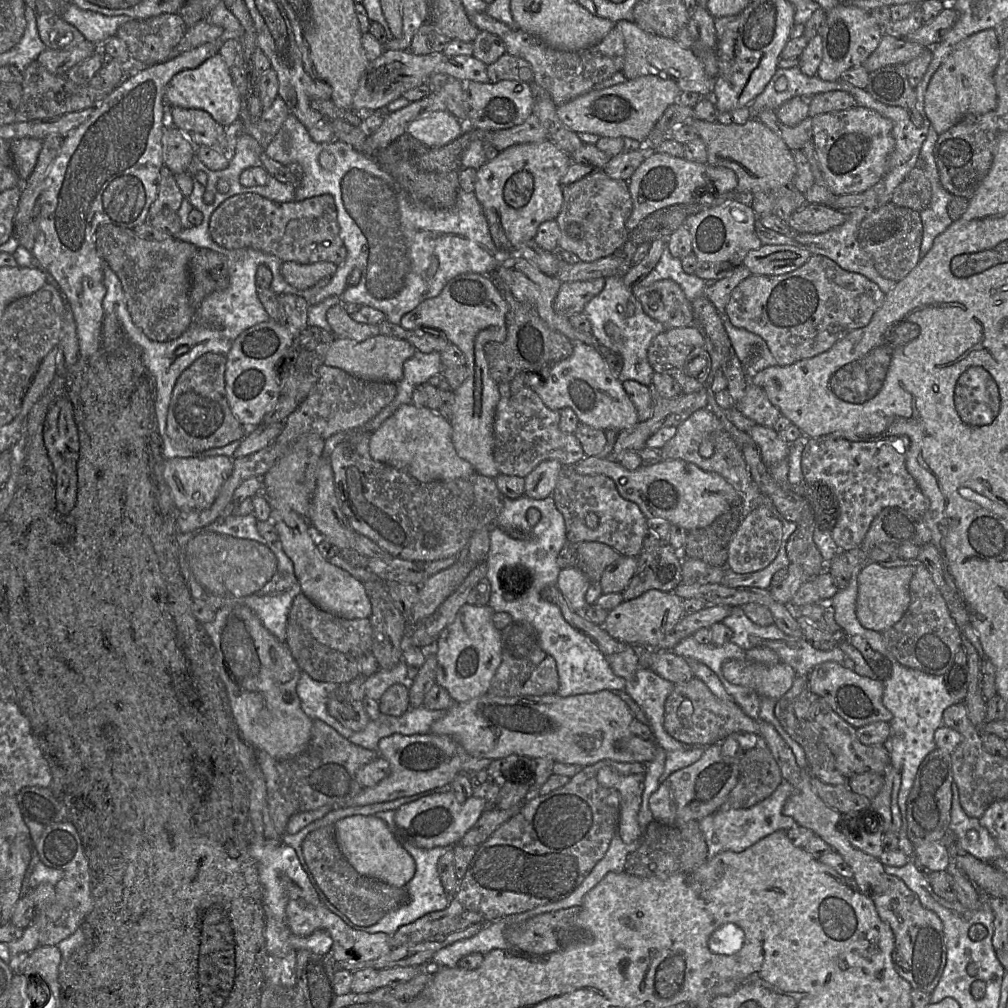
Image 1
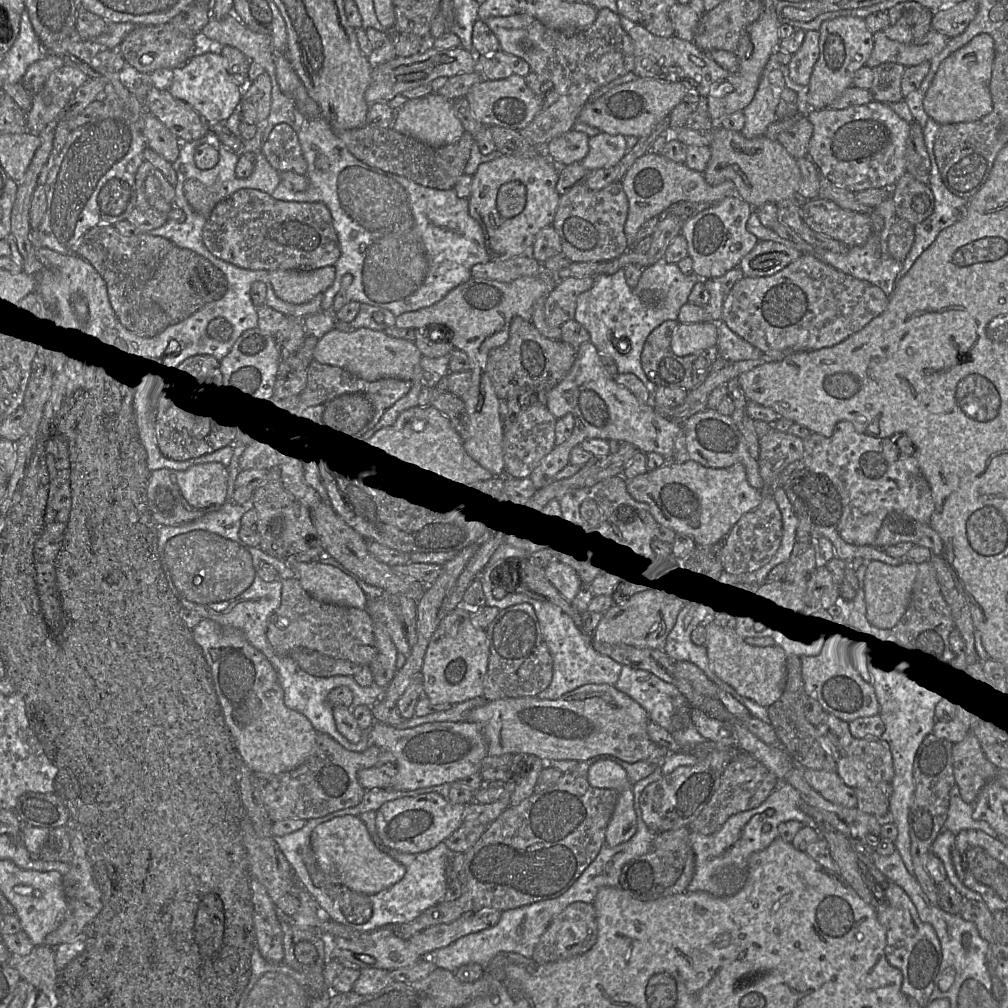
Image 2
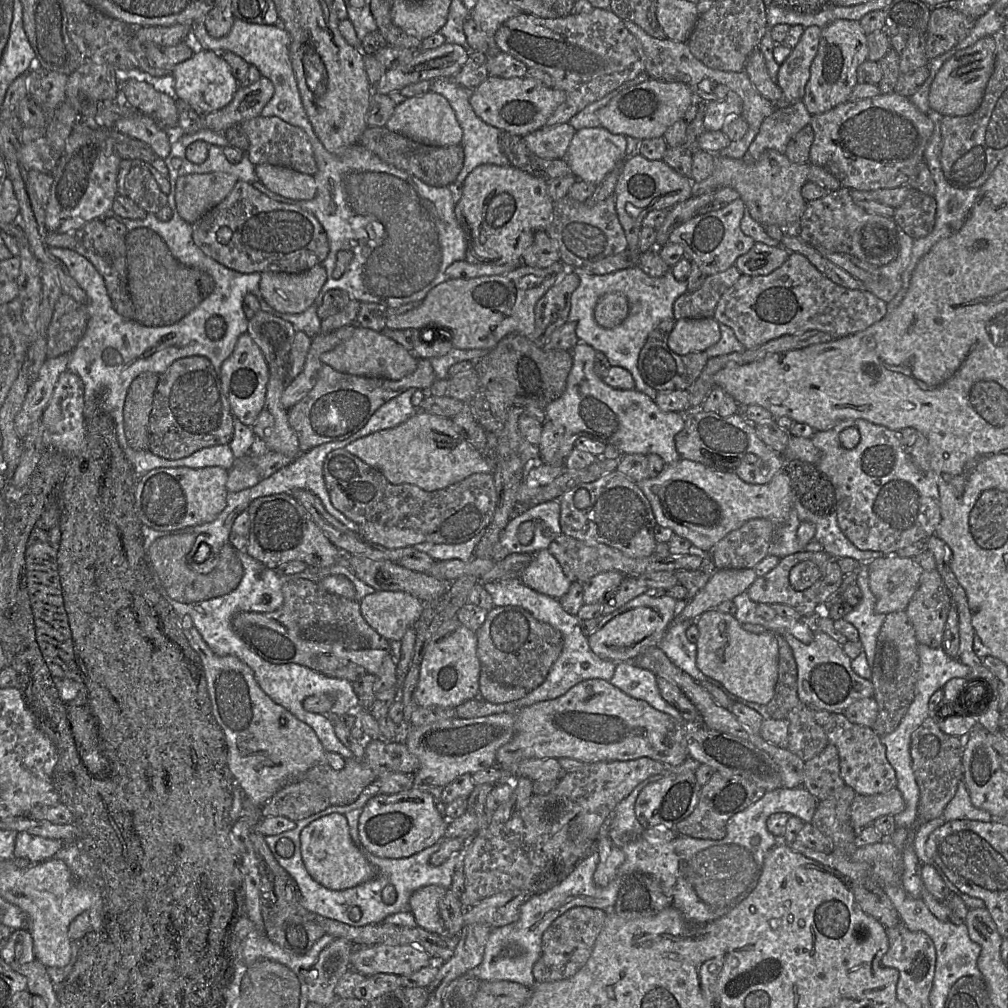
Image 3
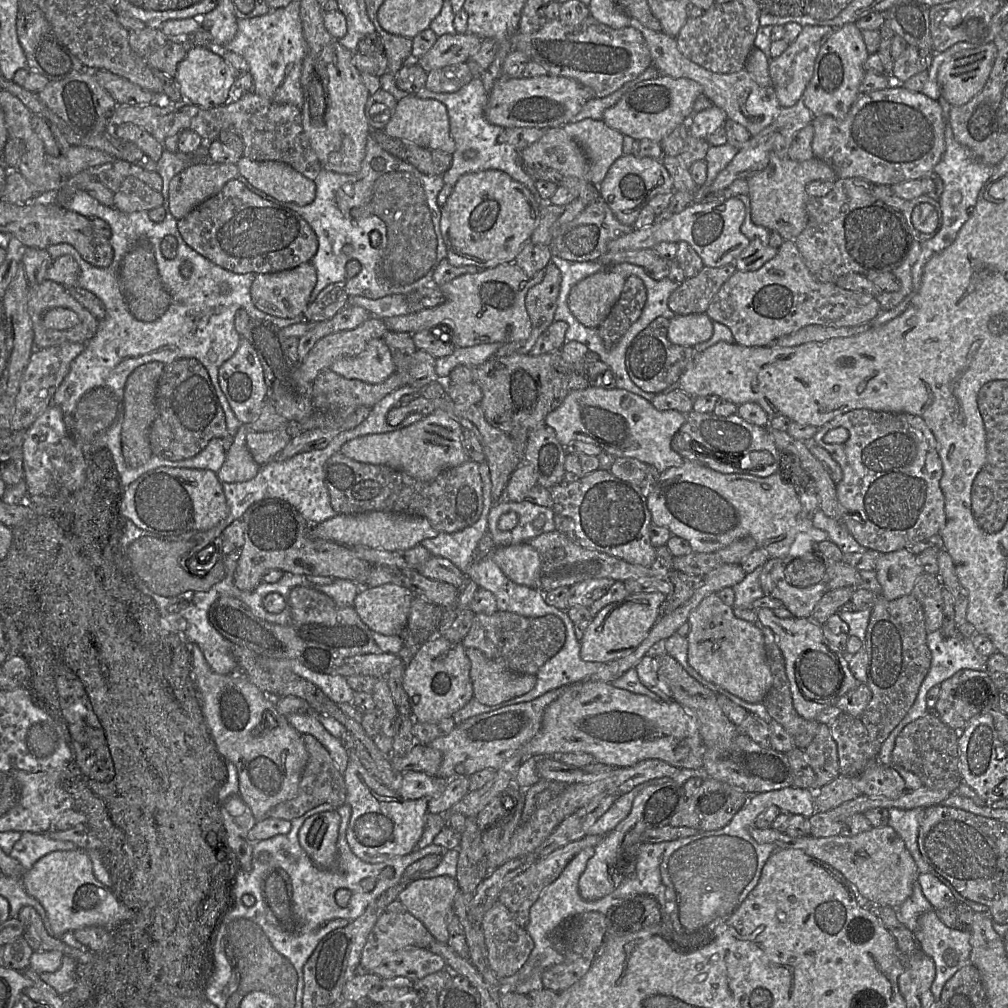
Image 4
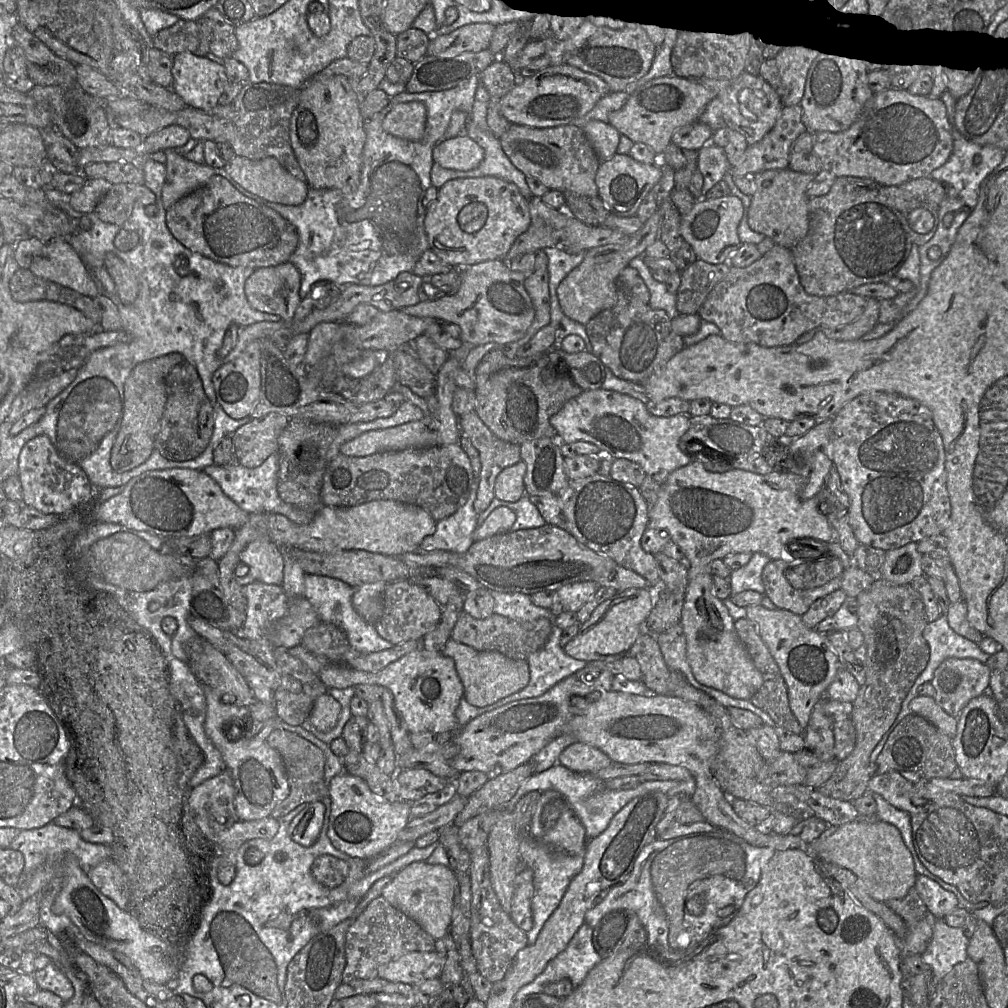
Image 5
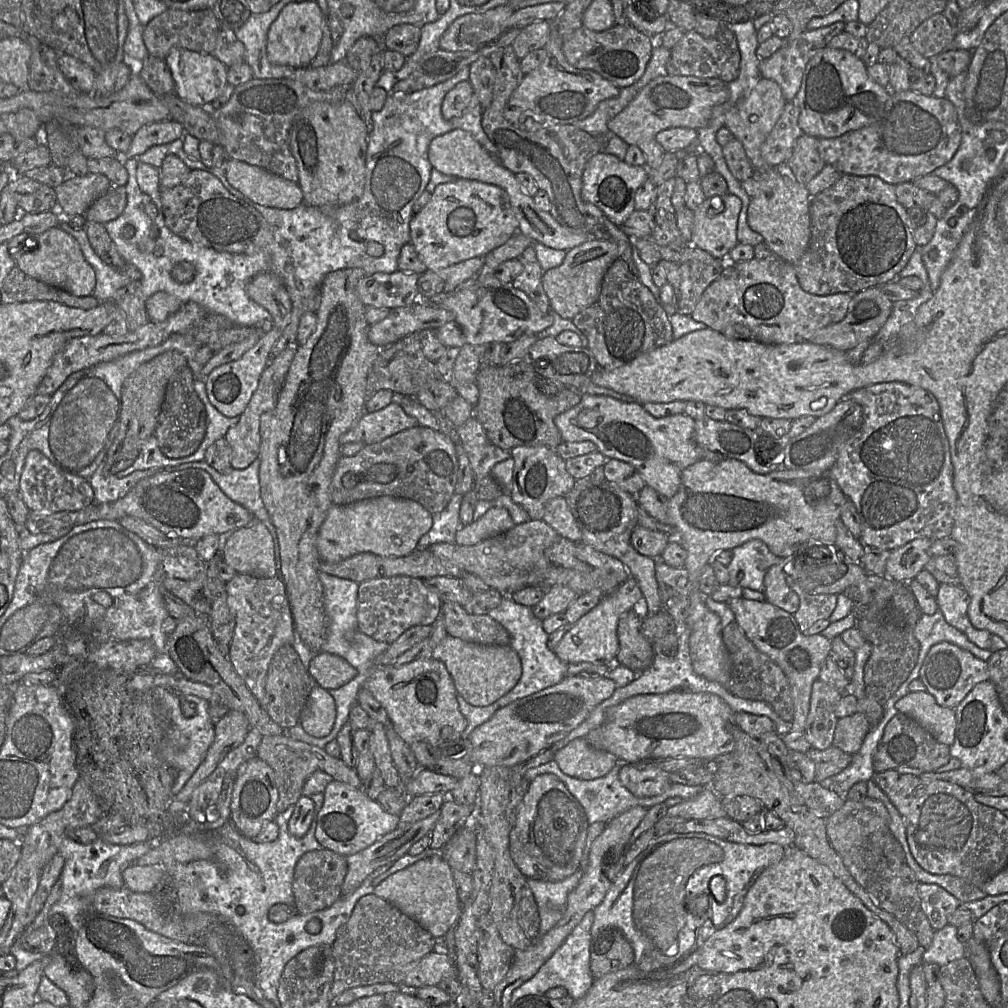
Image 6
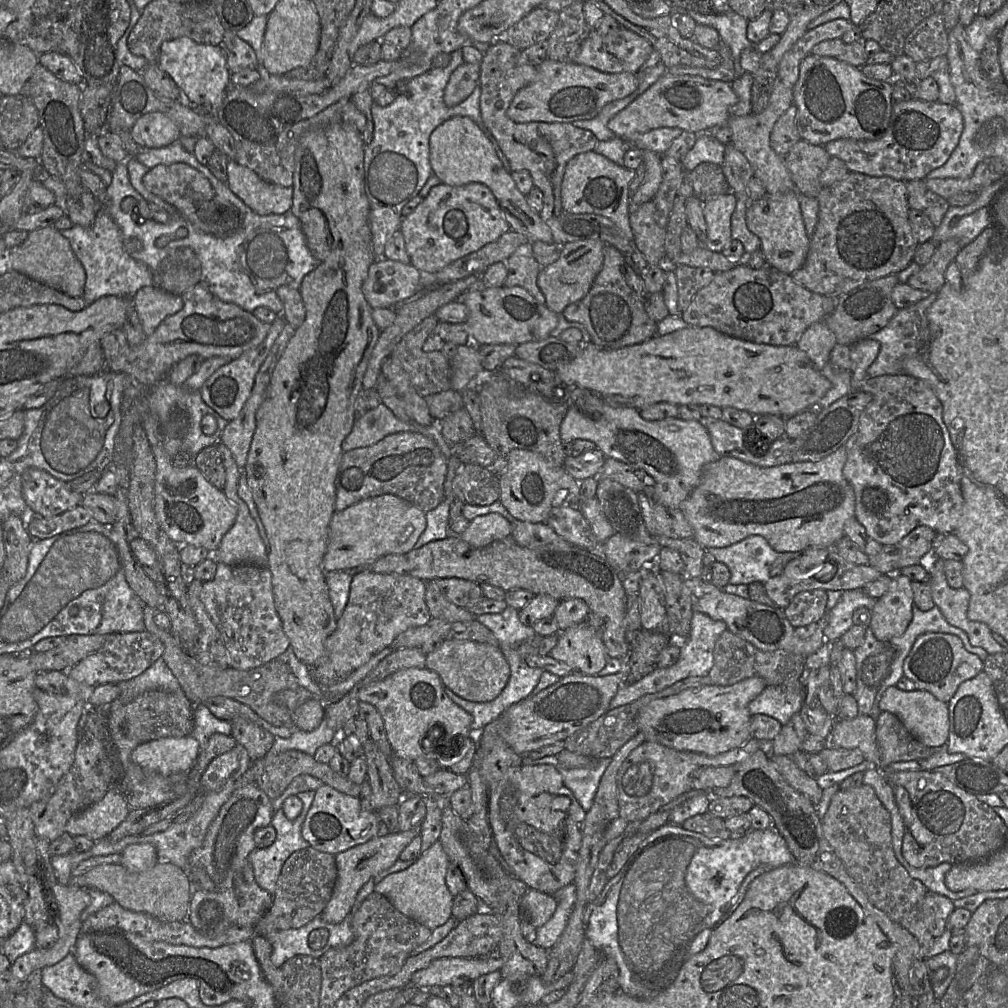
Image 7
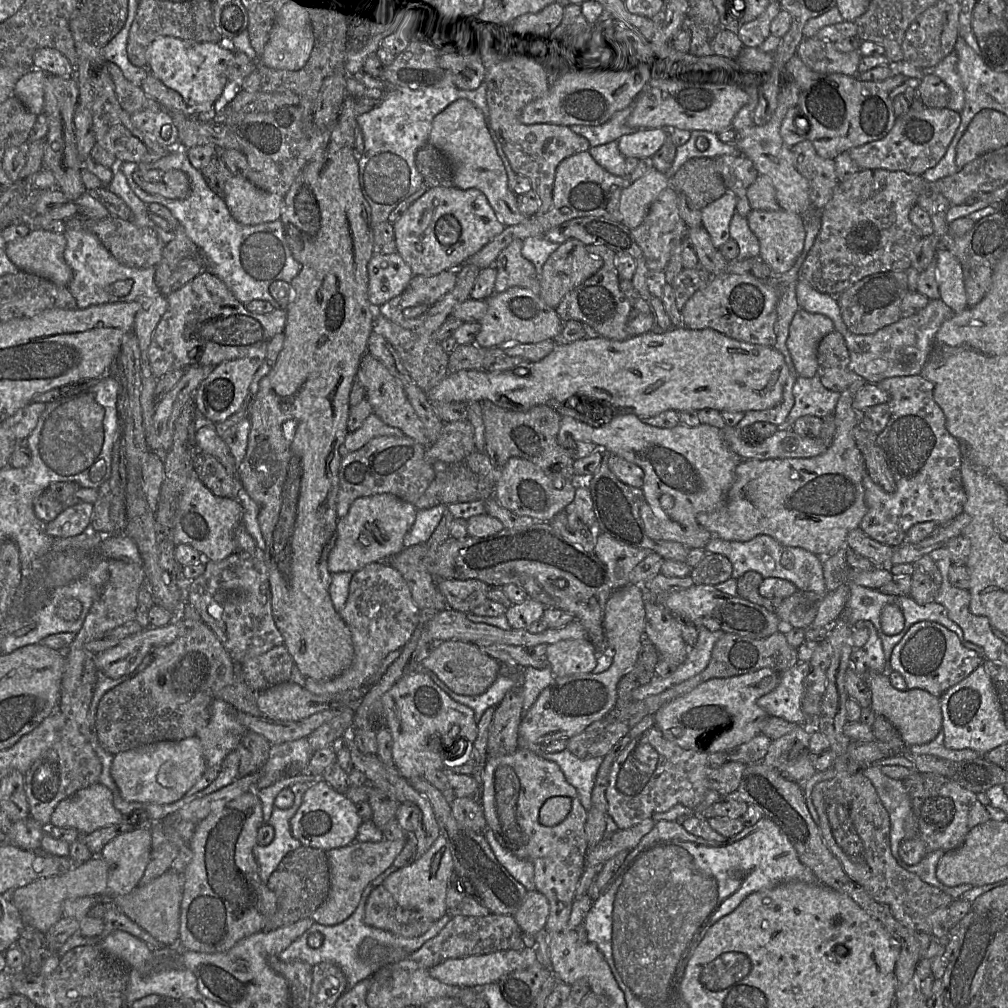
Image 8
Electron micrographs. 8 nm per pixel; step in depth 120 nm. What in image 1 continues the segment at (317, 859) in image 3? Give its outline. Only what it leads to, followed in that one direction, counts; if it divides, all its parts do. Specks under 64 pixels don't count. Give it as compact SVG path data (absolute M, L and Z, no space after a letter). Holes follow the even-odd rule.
M353 815L334 824L335 838L344 857L361 875L404 887L415 873L413 857L403 848L387 824L375 815Z

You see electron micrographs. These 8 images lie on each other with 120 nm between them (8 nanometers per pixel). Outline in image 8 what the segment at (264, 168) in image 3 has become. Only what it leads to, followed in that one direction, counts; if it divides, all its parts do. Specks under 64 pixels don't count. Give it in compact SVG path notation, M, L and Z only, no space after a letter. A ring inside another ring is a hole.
M231 175L227 180L224 200L233 218L250 226L280 219L285 205L283 196L261 190L239 175Z

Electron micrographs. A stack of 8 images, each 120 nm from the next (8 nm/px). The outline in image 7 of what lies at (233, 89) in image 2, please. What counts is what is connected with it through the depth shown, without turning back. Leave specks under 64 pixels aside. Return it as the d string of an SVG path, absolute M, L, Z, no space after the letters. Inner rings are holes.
M178 38L162 43L158 66L181 90L184 100L193 107L214 101L231 86L231 73L226 54L221 46L197 44L189 38Z

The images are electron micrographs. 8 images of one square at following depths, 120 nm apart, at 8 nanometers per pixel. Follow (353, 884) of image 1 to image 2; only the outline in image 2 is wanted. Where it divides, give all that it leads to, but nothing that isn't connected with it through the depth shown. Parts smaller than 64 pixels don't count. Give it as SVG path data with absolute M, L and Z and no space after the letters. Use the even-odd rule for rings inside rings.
M311 846L302 850L302 856L313 884L339 905L349 923L359 925L369 921L372 915L369 895L330 882L318 867Z

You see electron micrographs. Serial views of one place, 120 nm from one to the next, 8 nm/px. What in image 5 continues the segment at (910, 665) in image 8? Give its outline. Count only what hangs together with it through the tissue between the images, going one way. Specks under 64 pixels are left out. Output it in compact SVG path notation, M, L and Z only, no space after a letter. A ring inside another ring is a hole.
M972 658L946 659L937 667L930 681L935 688L934 700L937 705L956 719L970 700L989 692L989 682L989 668L986 664Z

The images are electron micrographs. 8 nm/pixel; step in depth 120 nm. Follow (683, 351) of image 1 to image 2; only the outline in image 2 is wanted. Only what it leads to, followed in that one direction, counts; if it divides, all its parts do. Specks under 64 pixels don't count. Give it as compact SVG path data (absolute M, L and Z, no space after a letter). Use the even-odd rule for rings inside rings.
M677 320L665 321L649 334L641 353L641 366L647 378L656 386L682 388L690 391L706 379L711 369L711 359L705 358L707 368L698 371L694 368L694 362L699 357L702 357L702 354L695 353L680 357L673 353L671 349L671 340L678 324Z

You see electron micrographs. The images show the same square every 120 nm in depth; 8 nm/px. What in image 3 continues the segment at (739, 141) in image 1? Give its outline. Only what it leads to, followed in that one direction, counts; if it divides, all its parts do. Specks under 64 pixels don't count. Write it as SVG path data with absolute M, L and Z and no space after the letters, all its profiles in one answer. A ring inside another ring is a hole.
M766 150L754 162L745 161L743 158L734 159L715 154L714 170L709 177L699 182L692 182L692 196L699 196L708 192L715 192L721 188L731 187L735 189L740 198L743 200L746 208L749 210L751 217L762 225L774 224L780 226L786 233L796 233L798 224L804 212L806 202L801 194L803 185L808 182L816 182L829 191L839 189L840 182L827 170L810 162L805 164L796 164L788 159L785 154L779 153L776 150Z

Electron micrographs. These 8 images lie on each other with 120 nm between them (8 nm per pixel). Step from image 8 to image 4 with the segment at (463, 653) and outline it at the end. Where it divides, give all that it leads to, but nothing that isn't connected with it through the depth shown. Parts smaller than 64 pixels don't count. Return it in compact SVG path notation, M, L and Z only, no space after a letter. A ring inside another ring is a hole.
M466 648L466 655L471 662L473 696L484 705L522 696L536 685L536 675L515 673L503 660L490 659L476 648Z

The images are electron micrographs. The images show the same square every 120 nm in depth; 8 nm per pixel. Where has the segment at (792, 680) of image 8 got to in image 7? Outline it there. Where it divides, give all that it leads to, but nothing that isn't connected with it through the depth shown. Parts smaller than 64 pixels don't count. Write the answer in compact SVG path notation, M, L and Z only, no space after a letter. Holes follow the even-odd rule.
M804 679L802 682L789 682L783 685L767 686L749 705L751 715L763 714L778 720L783 726L792 716L800 712L803 704Z

